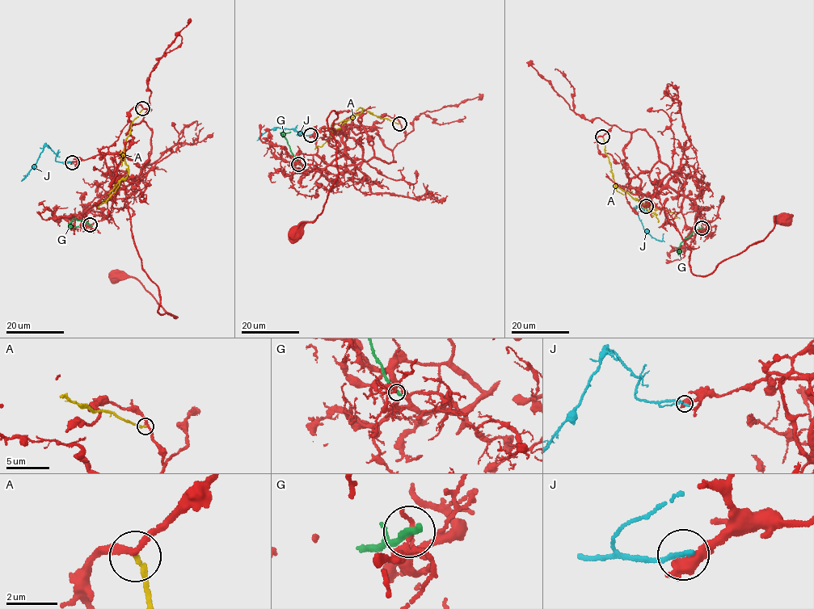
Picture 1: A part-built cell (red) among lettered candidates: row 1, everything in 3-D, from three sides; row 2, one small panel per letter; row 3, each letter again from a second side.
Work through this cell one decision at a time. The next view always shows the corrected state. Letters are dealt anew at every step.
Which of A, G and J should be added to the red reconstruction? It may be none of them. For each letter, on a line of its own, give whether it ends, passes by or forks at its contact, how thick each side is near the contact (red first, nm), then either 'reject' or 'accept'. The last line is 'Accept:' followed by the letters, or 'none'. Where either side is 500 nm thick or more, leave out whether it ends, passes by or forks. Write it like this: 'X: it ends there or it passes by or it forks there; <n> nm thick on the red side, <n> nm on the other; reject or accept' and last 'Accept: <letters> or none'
A: it ends there; 190 nm thick on the red side, 180 nm on the other; reject
G: it ends there; 170 nm thick on the red side, 340 nm on the other; reject
J: 600 nm thick on the red side, 240 nm on the other; reject
Accept: none

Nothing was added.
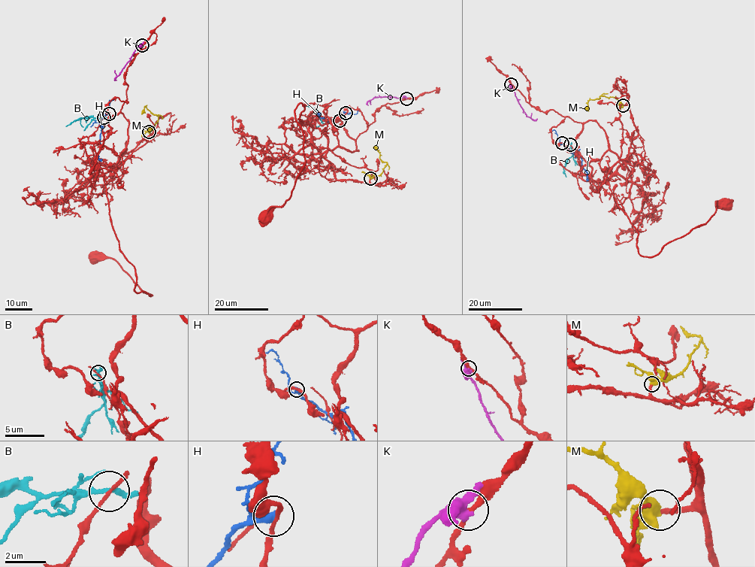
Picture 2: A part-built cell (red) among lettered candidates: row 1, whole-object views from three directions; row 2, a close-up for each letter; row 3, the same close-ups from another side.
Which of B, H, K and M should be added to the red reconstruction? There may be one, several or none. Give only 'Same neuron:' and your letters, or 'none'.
Same neuron: M

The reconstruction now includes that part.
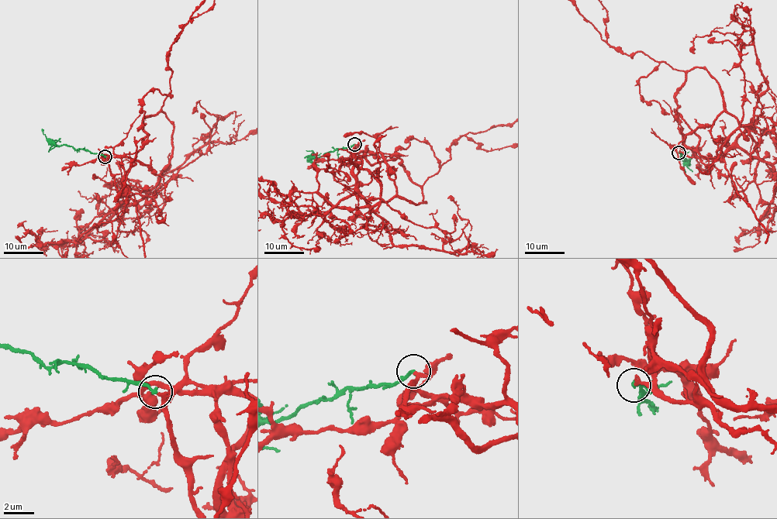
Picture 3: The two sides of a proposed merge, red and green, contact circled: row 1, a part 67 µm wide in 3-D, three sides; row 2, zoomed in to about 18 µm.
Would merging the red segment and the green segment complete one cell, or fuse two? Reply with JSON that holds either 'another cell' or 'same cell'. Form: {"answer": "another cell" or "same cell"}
{"answer": "same cell"}

